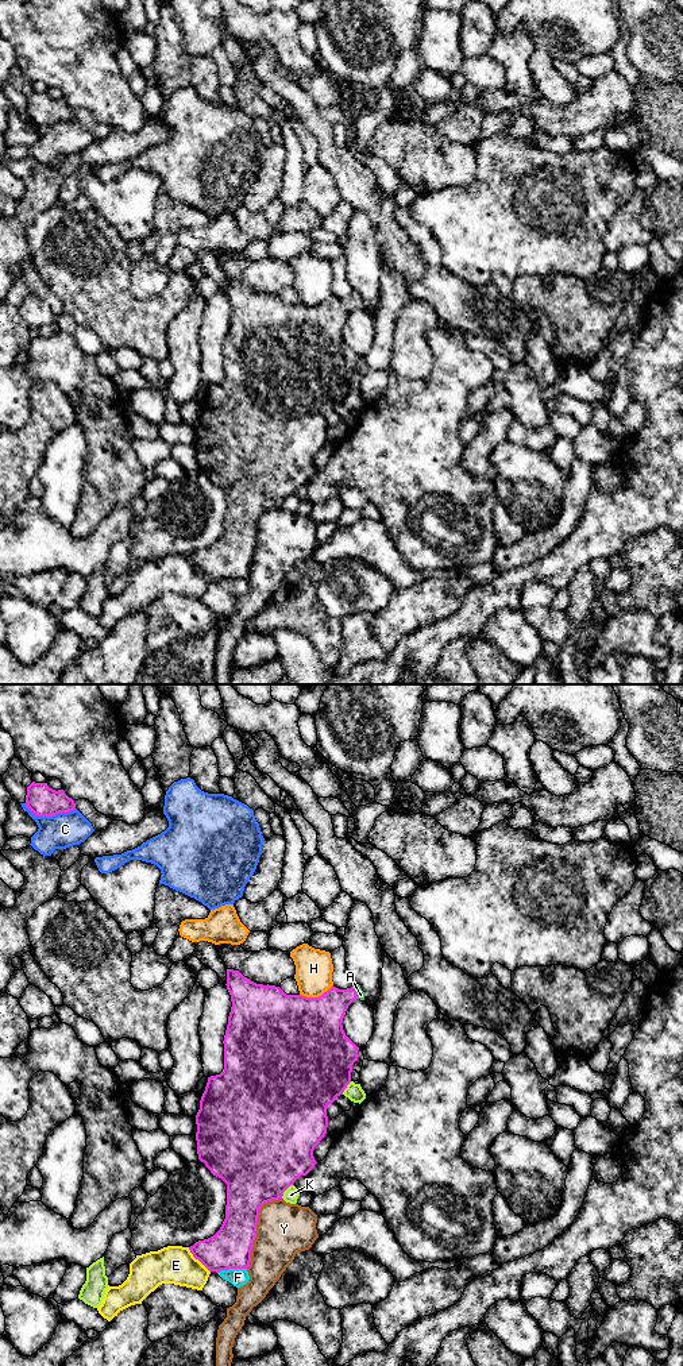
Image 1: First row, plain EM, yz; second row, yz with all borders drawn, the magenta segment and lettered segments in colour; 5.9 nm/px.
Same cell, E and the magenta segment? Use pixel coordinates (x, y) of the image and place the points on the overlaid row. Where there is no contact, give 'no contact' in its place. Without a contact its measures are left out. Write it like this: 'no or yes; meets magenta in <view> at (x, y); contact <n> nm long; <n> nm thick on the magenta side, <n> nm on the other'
no; meets magenta in yz at (197, 1258); contact 200 nm long; 240 nm thick on the magenta side, 220 nm on the other

